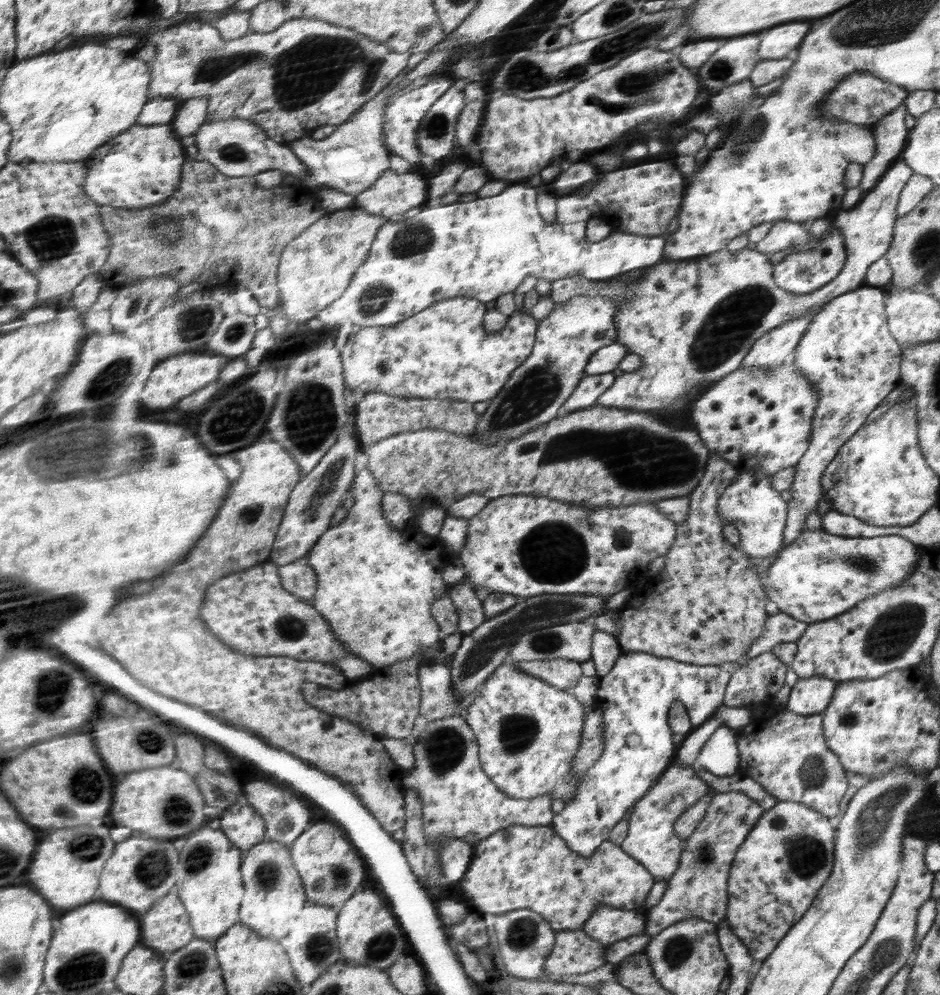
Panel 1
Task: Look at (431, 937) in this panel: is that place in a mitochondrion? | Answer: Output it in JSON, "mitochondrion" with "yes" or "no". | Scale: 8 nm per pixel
{"mitochondrion":"no"}

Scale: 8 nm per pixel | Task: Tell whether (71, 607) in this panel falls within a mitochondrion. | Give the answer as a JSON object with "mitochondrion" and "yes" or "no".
{"mitochondrion":"no"}

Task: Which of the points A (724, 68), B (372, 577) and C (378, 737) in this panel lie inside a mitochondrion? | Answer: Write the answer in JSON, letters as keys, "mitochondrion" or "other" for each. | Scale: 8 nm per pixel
{"A":"mitochondrion","B":"other","C":"other"}

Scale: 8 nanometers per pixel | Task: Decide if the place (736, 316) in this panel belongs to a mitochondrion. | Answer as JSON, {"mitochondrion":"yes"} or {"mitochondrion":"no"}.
{"mitochondrion":"yes"}

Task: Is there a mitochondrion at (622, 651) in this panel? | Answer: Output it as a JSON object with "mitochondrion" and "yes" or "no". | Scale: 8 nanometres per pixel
{"mitochondrion":"no"}

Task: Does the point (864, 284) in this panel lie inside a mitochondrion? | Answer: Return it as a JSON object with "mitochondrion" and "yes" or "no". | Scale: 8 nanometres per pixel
{"mitochondrion":"no"}

